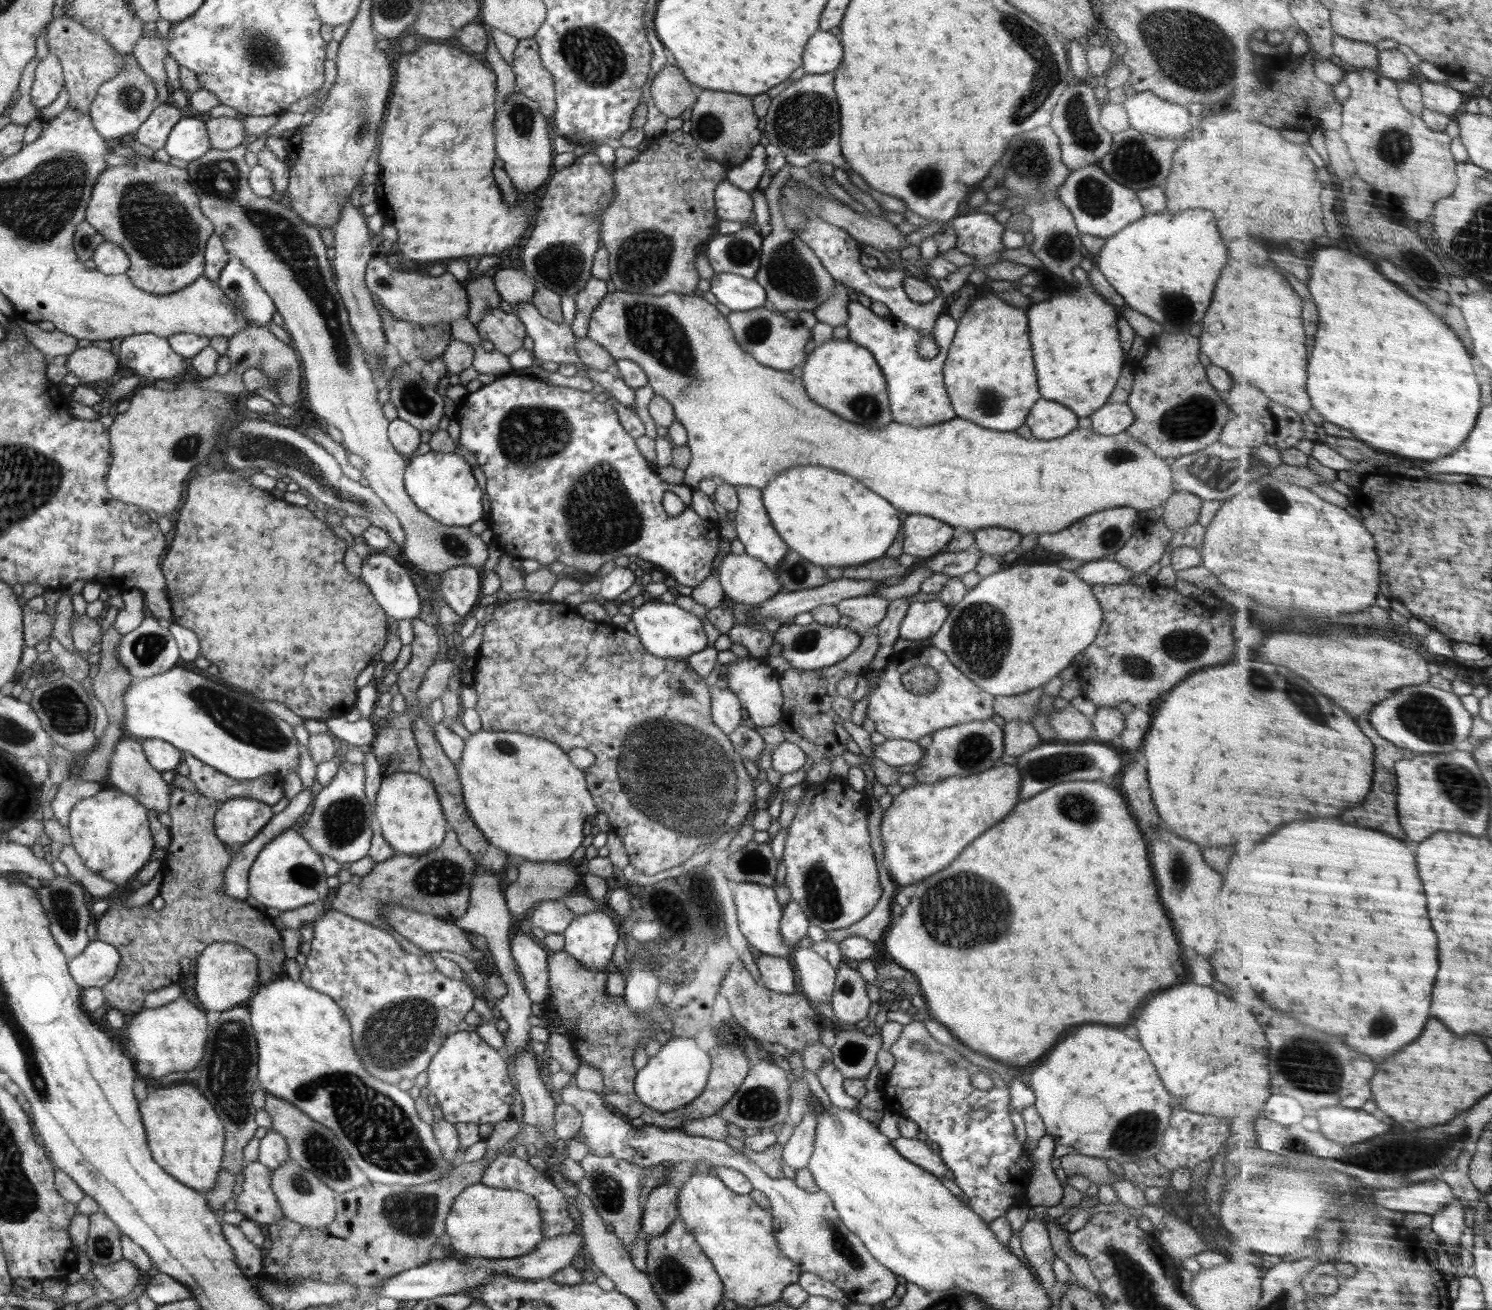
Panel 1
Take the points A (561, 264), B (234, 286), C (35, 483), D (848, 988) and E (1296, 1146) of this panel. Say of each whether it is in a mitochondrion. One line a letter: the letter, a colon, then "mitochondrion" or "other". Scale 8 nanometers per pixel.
A: mitochondrion
B: mitochondrion
C: mitochondrion
D: mitochondrion
E: mitochondrion

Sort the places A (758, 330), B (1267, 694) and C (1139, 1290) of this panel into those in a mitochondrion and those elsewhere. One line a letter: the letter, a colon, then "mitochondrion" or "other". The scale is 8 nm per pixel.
A: mitochondrion
B: mitochondrion
C: mitochondrion

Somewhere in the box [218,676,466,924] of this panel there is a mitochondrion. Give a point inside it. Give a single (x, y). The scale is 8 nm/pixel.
(343, 821)

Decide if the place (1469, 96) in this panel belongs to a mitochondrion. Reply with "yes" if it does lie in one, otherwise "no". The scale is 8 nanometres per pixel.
no

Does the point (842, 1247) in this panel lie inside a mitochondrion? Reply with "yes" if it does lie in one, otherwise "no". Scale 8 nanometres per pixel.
yes

